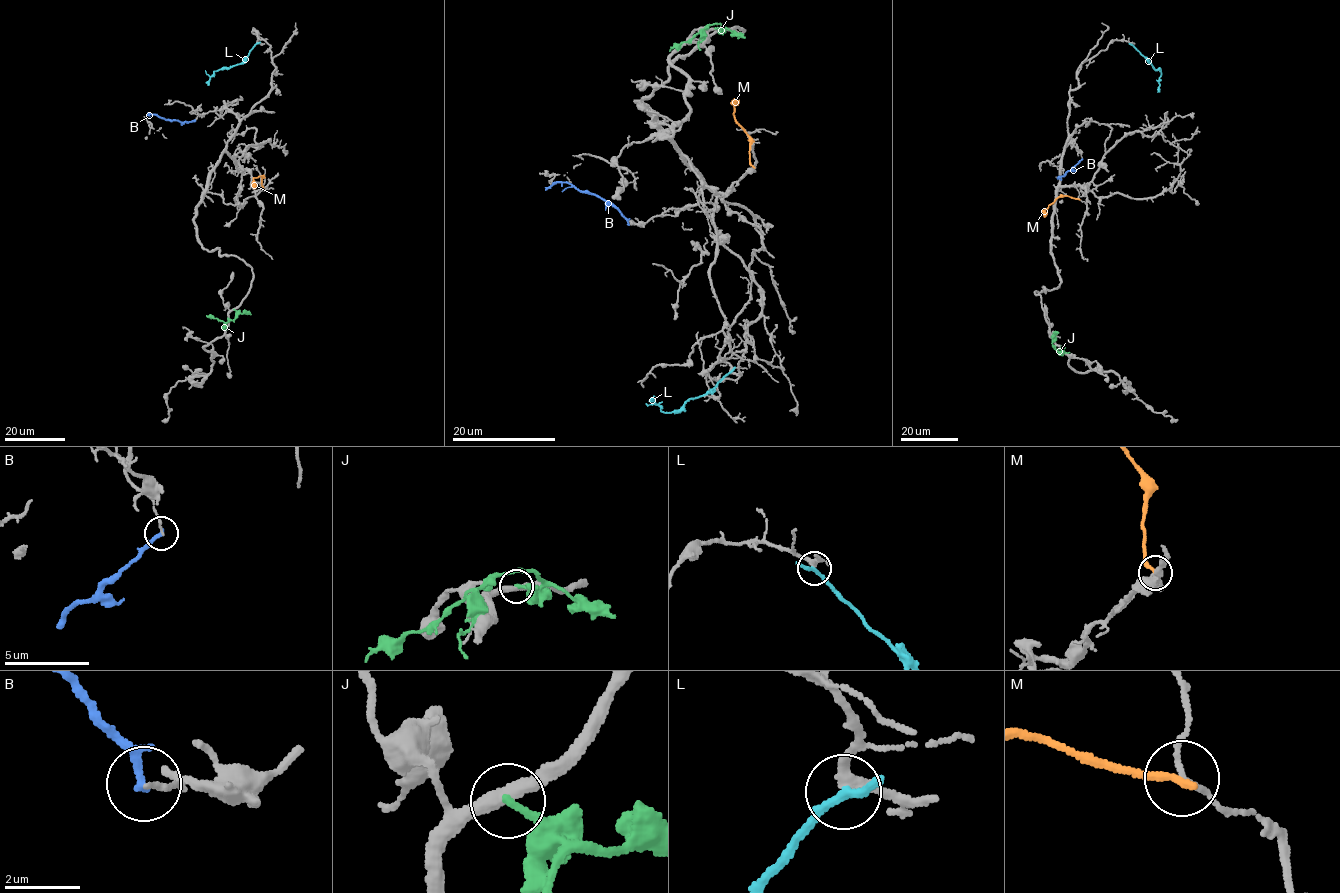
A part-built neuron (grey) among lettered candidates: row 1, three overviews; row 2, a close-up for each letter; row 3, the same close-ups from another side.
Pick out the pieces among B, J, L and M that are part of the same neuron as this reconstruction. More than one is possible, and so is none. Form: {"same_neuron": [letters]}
{"same_neuron": []}

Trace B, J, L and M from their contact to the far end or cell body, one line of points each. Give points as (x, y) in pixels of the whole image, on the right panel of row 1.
B: (1082, 159), (1057, 178), (1061, 180)
J: (1051, 336), (1056, 350), (1064, 347)
L: (1132, 44), (1159, 70), (1158, 91)
M: (1079, 199), (1059, 196), (1045, 210), (1044, 217)

